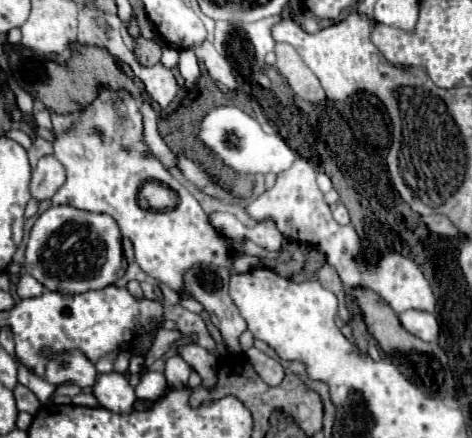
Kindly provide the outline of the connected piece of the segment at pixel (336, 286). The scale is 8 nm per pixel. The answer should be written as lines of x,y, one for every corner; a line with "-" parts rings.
323,265
317,275
319,275
319,283
321,283
325,289
329,289
329,291
333,291
333,293
337,295
337,299
339,299
339,317
341,317
343,321
349,321
349,311
347,311
347,307
345,307
345,289
343,289
343,283
341,283
339,275
337,275
337,273
333,271
333,267
329,267
329,265

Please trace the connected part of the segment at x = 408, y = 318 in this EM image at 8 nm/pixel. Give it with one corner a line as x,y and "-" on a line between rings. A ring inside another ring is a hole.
405,311
405,313
399,313
399,321
409,333
413,333
423,341
437,341
439,337
439,323
431,313

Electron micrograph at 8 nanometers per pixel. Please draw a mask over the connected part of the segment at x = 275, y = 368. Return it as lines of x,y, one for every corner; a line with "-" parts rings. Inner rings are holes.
251,347
249,351
245,351
245,357
249,359
249,363
253,365
253,369
257,371
257,375
261,375
261,379
265,383
269,383
269,385
279,385
281,383
281,379
283,379
285,373
283,373
283,367
275,359
271,359
269,355
261,353
255,347

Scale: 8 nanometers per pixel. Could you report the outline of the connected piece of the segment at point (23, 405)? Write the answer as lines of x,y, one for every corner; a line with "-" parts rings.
17,383
13,395
15,395
15,403
17,403
19,411
27,411
27,413
35,415
41,409
41,403
37,401
37,397
27,387
23,387
21,383

